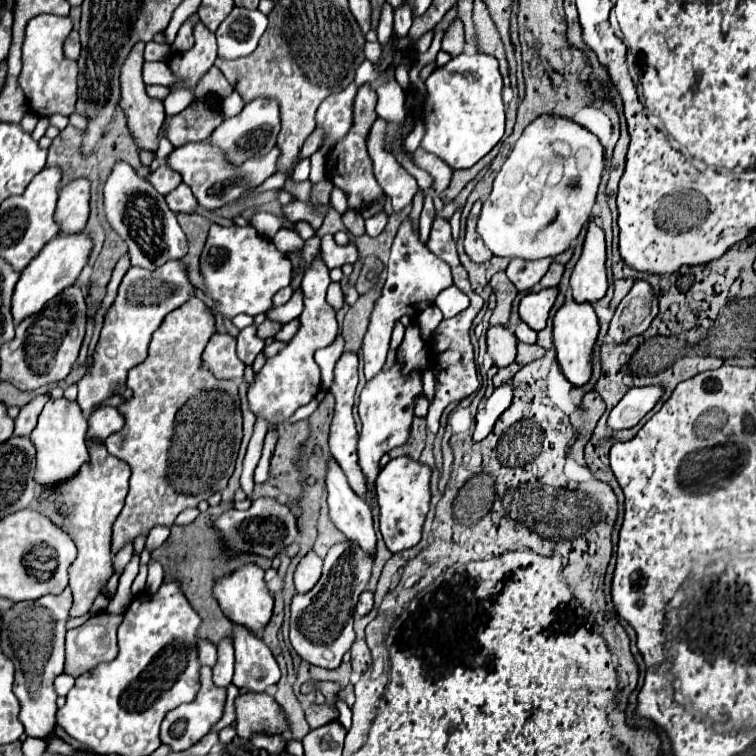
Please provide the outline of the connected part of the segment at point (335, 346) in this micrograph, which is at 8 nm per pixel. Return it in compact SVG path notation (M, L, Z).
M338 335L336 339L334 339L334 343L330 343L328 347L324 347L324 349L320 349L318 353L316 353L316 363L320 365L320 369L322 369L322 389L328 389L330 387L330 383L332 383L332 371L334 371L334 363L336 363L336 359L342 355L342 351L344 351L344 339L342 339L342 335Z

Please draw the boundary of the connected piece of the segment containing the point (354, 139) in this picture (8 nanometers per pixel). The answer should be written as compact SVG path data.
M364 83L358 89L356 95L356 103L354 103L354 125L348 131L348 135L344 139L340 139L340 143L336 143L336 147L332 149L332 153L328 153L328 165L326 165L326 175L328 179L340 187L346 193L348 199L348 207L354 211L362 211L366 207L370 207L376 199L384 197L384 191L378 187L378 181L374 177L374 169L372 169L372 159L366 151L366 137L368 131L372 127L372 123L376 121L376 91L372 89L370 83Z

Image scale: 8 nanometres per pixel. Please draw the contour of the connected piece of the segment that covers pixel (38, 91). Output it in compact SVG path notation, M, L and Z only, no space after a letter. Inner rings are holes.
M36 15L28 21L22 43L22 73L18 75L18 85L22 87L28 105L34 115L50 117L54 113L70 115L76 103L76 61L68 61L62 53L62 43L72 29L70 17L56 15Z

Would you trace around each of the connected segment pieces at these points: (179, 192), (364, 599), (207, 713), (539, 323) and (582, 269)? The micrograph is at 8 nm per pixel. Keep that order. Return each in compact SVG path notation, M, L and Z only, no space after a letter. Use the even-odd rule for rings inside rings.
M178 185L172 193L168 193L166 195L166 203L168 203L168 207L172 207L172 211L174 213L178 213L178 211L184 211L184 213L192 213L192 211L196 211L198 209L198 201L194 199L194 195L192 195L192 191L190 191L190 187L188 185Z
M364 591L364 593L360 595L360 601L358 601L358 607L356 607L358 615L366 615L366 613L370 613L372 605L374 605L374 599L372 599L372 593L370 593L370 591Z
M202 666L200 669L200 688L196 693L196 699L192 703L184 703L184 705L166 713L166 717L162 721L162 729L160 729L162 743L168 743L172 747L172 751L188 749L190 745L200 741L210 731L210 727L222 717L224 703L226 703L226 687L216 687L212 683L212 668Z
M552 287L552 289L542 289L542 291L532 291L528 293L522 301L520 301L520 319L534 331L540 331L546 327L546 319L548 319L548 313L554 305L554 299L556 299L556 293L558 289Z
M594 217L588 219L588 233L582 247L582 255L572 271L570 289L576 301L598 301L606 295L606 251L604 251L604 231Z

